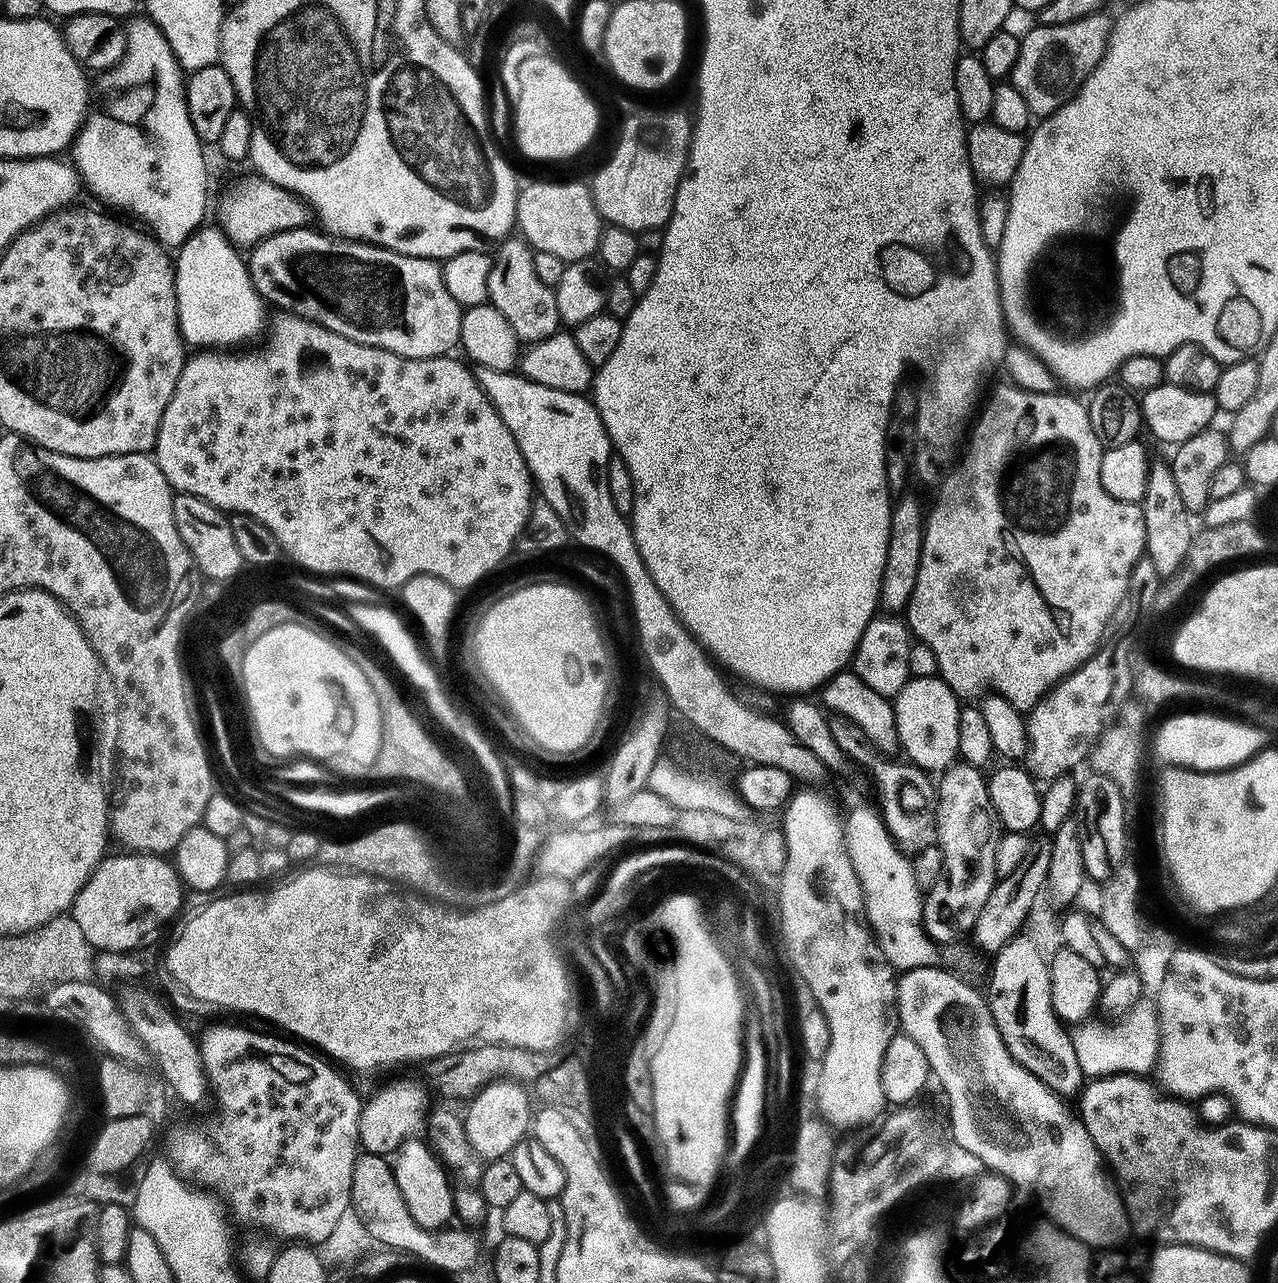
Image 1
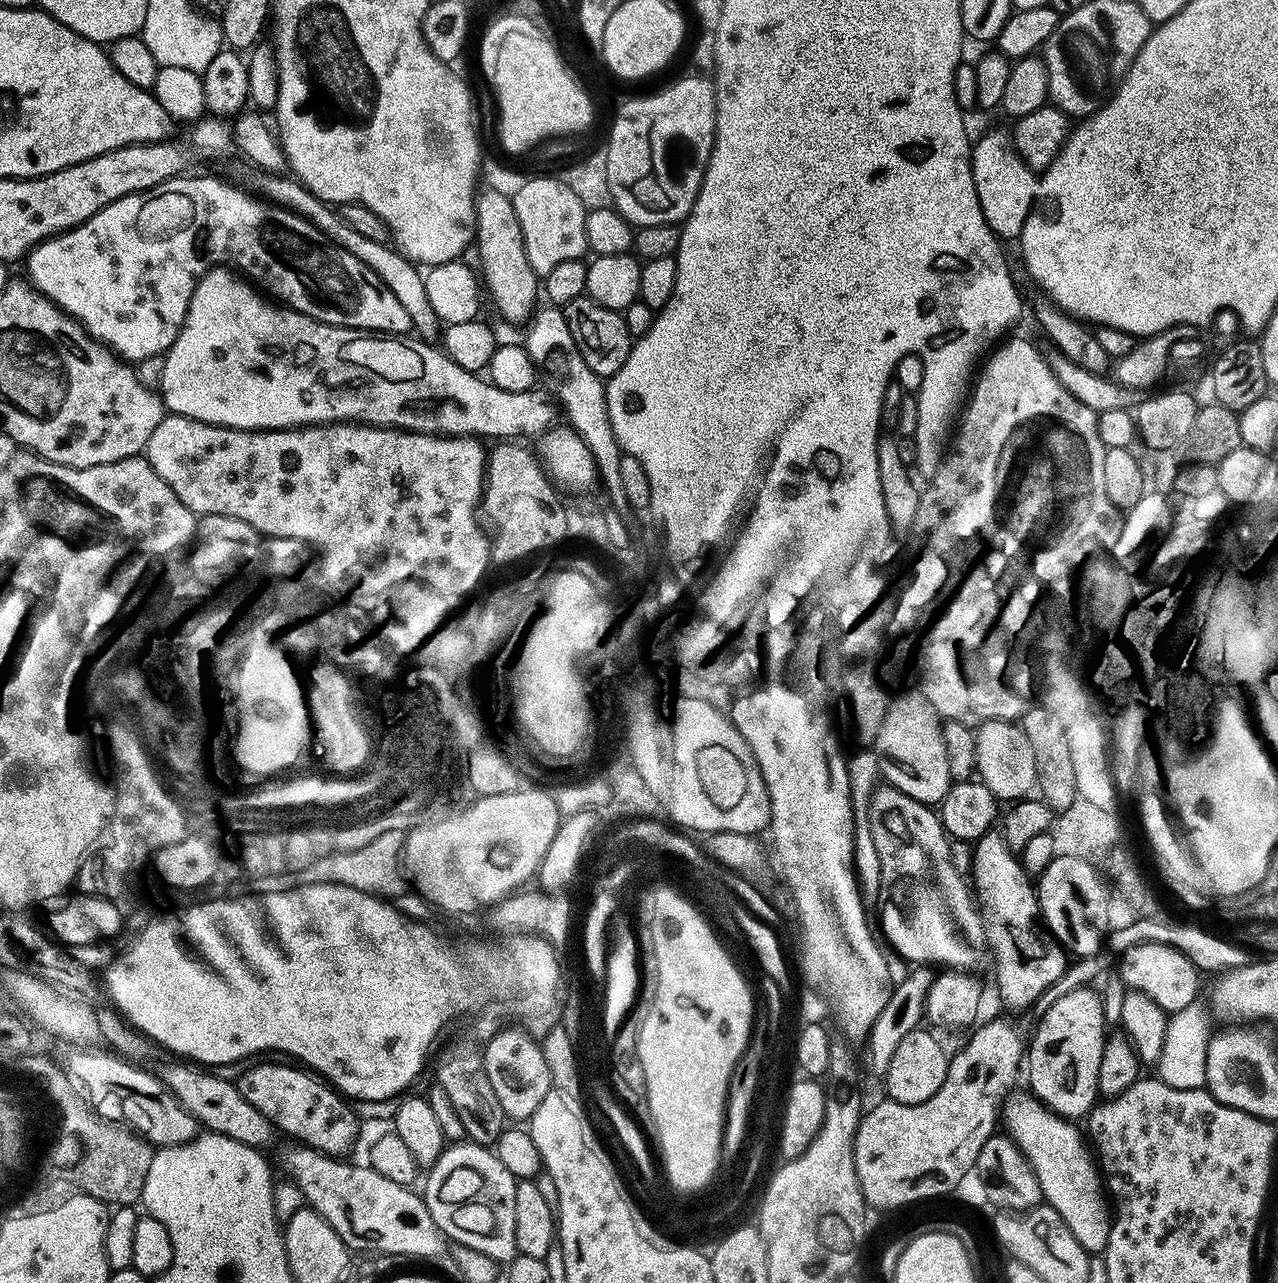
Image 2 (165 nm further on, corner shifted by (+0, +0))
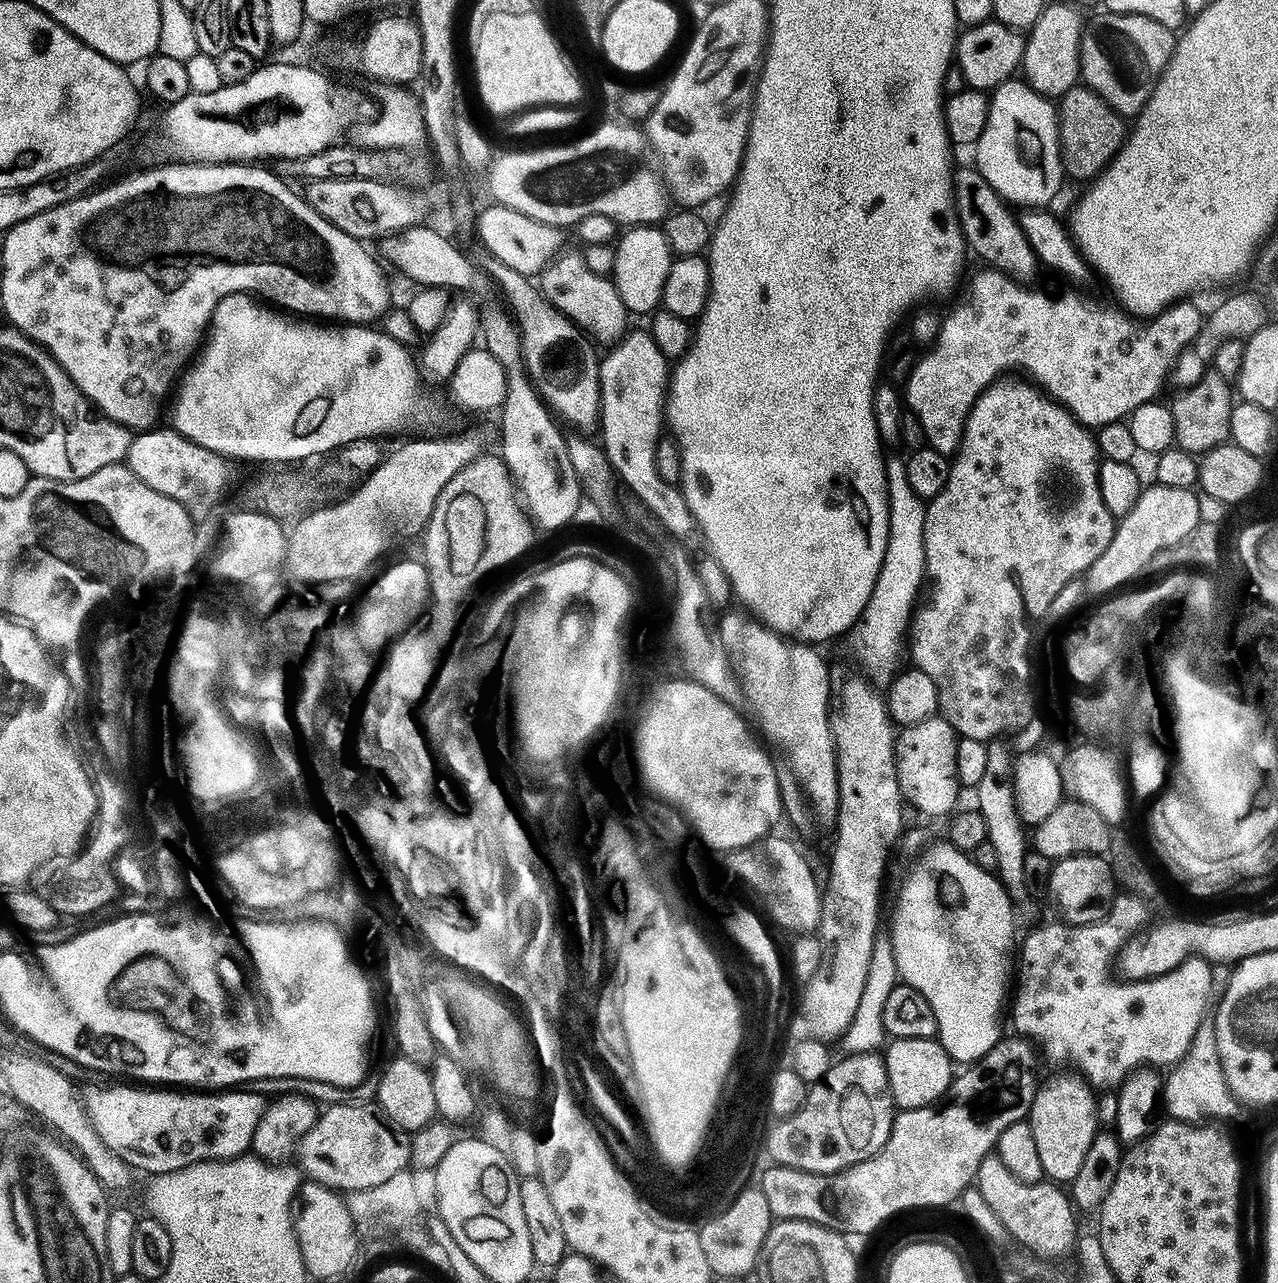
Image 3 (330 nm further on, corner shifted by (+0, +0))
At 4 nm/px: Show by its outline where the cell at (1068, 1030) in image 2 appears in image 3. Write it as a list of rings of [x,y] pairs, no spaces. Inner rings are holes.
[[[1071,1075],[1050,1077],[1037,1092],[1035,1089],[1028,1105],[1026,1122],[1034,1138],[1034,1147],[1038,1149],[1045,1177],[1052,1182],[1071,1182],[1075,1178],[1098,1131],[1093,1091],[1083,1079]]]

